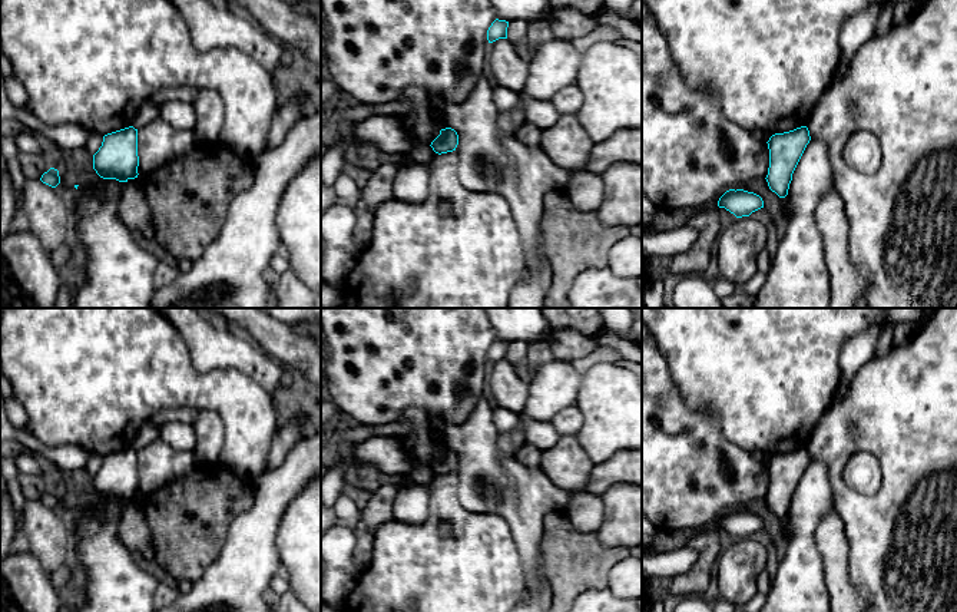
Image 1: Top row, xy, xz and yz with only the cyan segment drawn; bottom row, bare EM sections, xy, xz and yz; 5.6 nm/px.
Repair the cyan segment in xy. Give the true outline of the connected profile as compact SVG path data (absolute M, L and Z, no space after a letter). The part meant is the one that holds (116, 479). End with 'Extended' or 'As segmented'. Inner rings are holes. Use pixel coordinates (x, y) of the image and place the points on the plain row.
M133 447L107 454L93 476L93 490L103 500L128 503L138 499L138 450Z. As segmented

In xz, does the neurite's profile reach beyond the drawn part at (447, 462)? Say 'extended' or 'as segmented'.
as segmented

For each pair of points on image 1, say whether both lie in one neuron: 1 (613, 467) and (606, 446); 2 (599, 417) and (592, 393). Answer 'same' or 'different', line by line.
1: different
2: same

